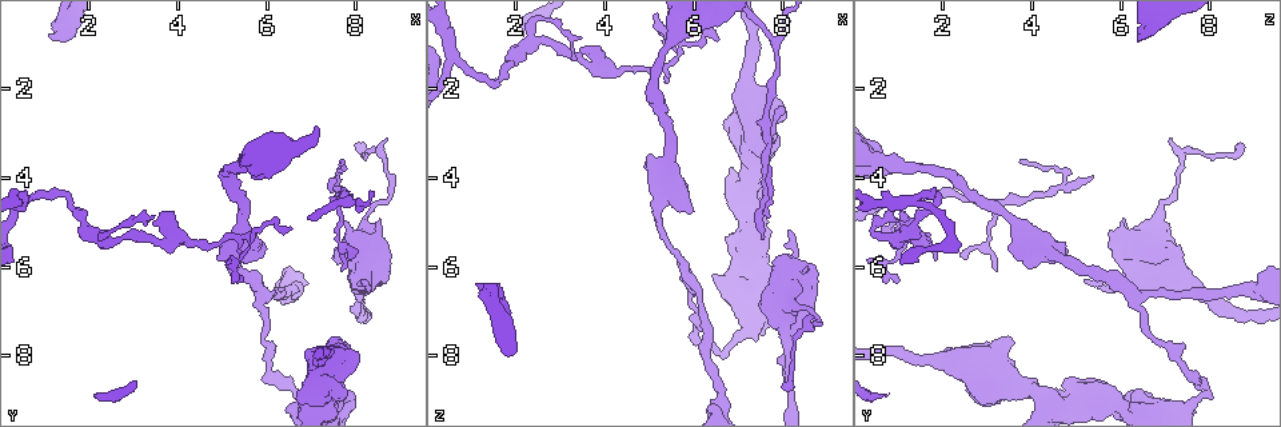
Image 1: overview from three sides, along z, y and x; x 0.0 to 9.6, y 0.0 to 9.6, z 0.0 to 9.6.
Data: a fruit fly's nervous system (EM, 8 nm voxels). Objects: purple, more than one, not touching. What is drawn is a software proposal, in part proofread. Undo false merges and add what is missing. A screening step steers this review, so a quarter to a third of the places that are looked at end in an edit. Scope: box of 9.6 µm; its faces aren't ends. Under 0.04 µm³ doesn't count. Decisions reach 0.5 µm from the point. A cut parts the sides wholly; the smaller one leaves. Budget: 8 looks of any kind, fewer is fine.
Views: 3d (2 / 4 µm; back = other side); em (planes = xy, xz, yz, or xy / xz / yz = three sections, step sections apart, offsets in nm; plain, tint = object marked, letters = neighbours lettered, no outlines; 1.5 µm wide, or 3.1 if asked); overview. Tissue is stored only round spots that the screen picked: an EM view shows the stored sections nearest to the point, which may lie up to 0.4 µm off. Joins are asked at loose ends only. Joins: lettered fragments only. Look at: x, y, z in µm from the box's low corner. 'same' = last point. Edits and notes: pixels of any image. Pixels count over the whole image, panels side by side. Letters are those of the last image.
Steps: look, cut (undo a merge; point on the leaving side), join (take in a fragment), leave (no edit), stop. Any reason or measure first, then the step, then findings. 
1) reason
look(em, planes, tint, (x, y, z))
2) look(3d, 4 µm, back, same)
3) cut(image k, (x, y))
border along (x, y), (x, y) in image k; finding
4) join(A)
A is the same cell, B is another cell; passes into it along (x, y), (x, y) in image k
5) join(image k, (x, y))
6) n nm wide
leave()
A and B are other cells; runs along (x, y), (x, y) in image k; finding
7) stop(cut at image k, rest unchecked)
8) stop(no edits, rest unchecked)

look(em, xz, step 4, tint, (5.95, 6.65, 6.25))

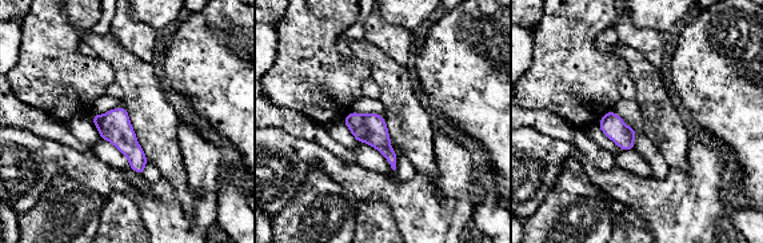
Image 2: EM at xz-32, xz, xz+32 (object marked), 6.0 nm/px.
look(em, xz, step 4, letters, same)

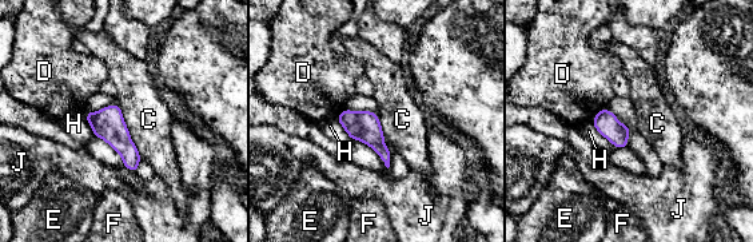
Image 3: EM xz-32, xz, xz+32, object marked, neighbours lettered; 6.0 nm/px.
C touches over 360 nm
cut(image 3, (373, 135))
C, D, E, F, H and J are other cells; border along (357, 112), (362, 141) in image 3; a second neuron is stuck on

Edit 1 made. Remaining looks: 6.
look(overview)

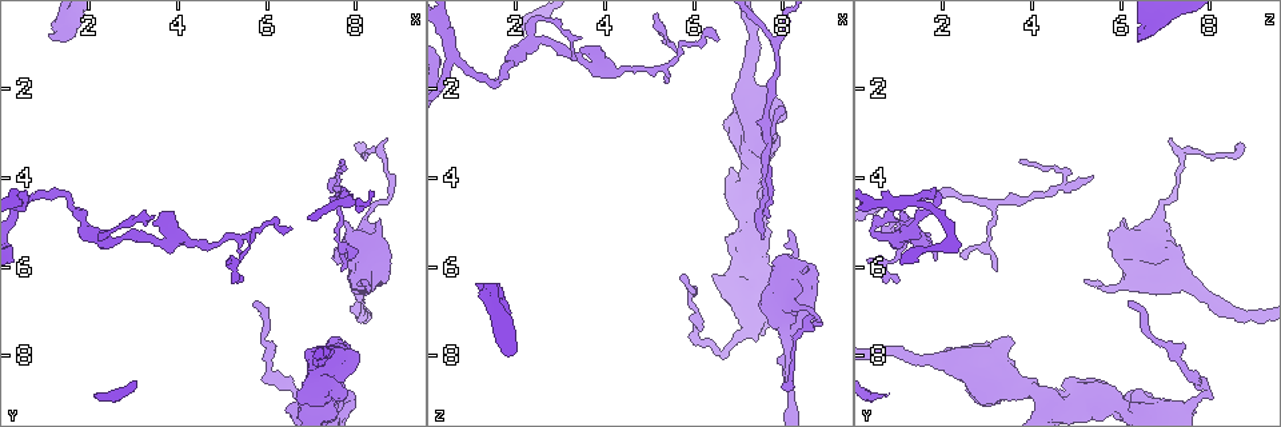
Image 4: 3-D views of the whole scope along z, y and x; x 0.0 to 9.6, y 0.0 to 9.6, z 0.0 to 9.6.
calibre changes
look(em, xy, step 4, tint, (8.10, 6.70, 8.10))

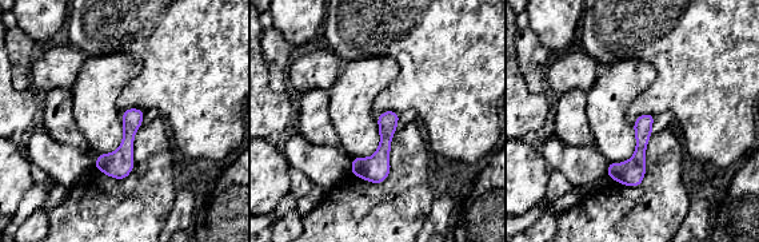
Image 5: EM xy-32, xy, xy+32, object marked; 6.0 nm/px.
what lies round it
look(em, xy, step 4, letters, same)

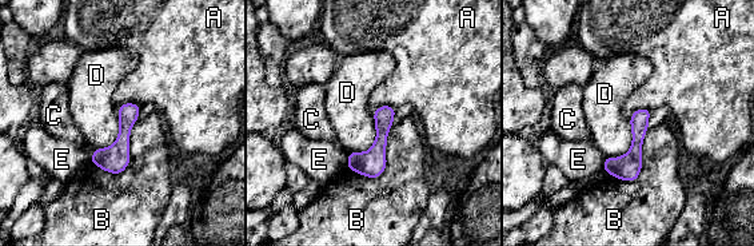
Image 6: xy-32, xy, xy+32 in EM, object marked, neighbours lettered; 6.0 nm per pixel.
110 nm wide
leave()
A, B, C, D and E are other cells; runs along (643, 111), (638, 120), (630, 178) in image 6; continuous, no second neuron

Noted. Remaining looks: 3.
tapers out
look(3d, 2 µm, (6.55, 5.10, 0.95))

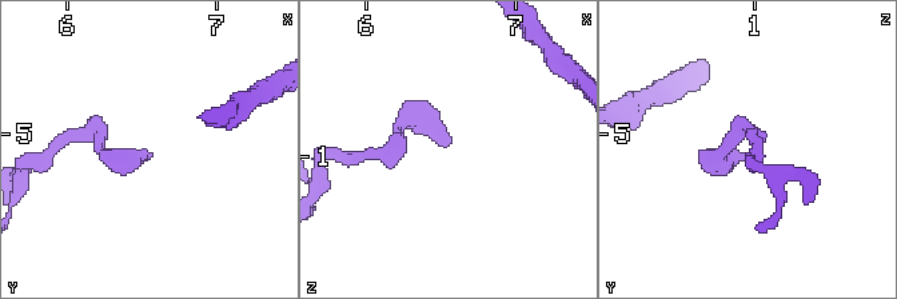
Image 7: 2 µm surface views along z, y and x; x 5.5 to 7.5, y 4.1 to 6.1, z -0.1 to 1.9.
need the tissue
look(em, planes, letters, (6.56, 5.16, 0.94))

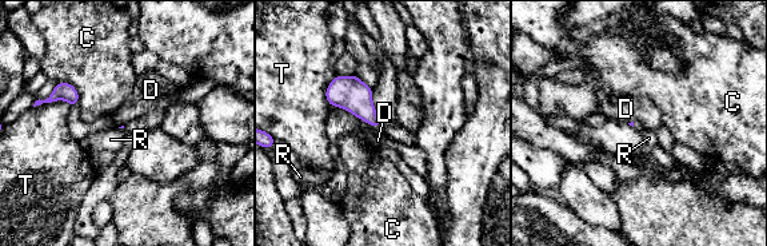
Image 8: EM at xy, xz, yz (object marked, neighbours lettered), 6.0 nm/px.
leave()
C, D, R and T are other cells; no lettered fragment goes on from it

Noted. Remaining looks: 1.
stop(cut at image 3, rest unchecked)

